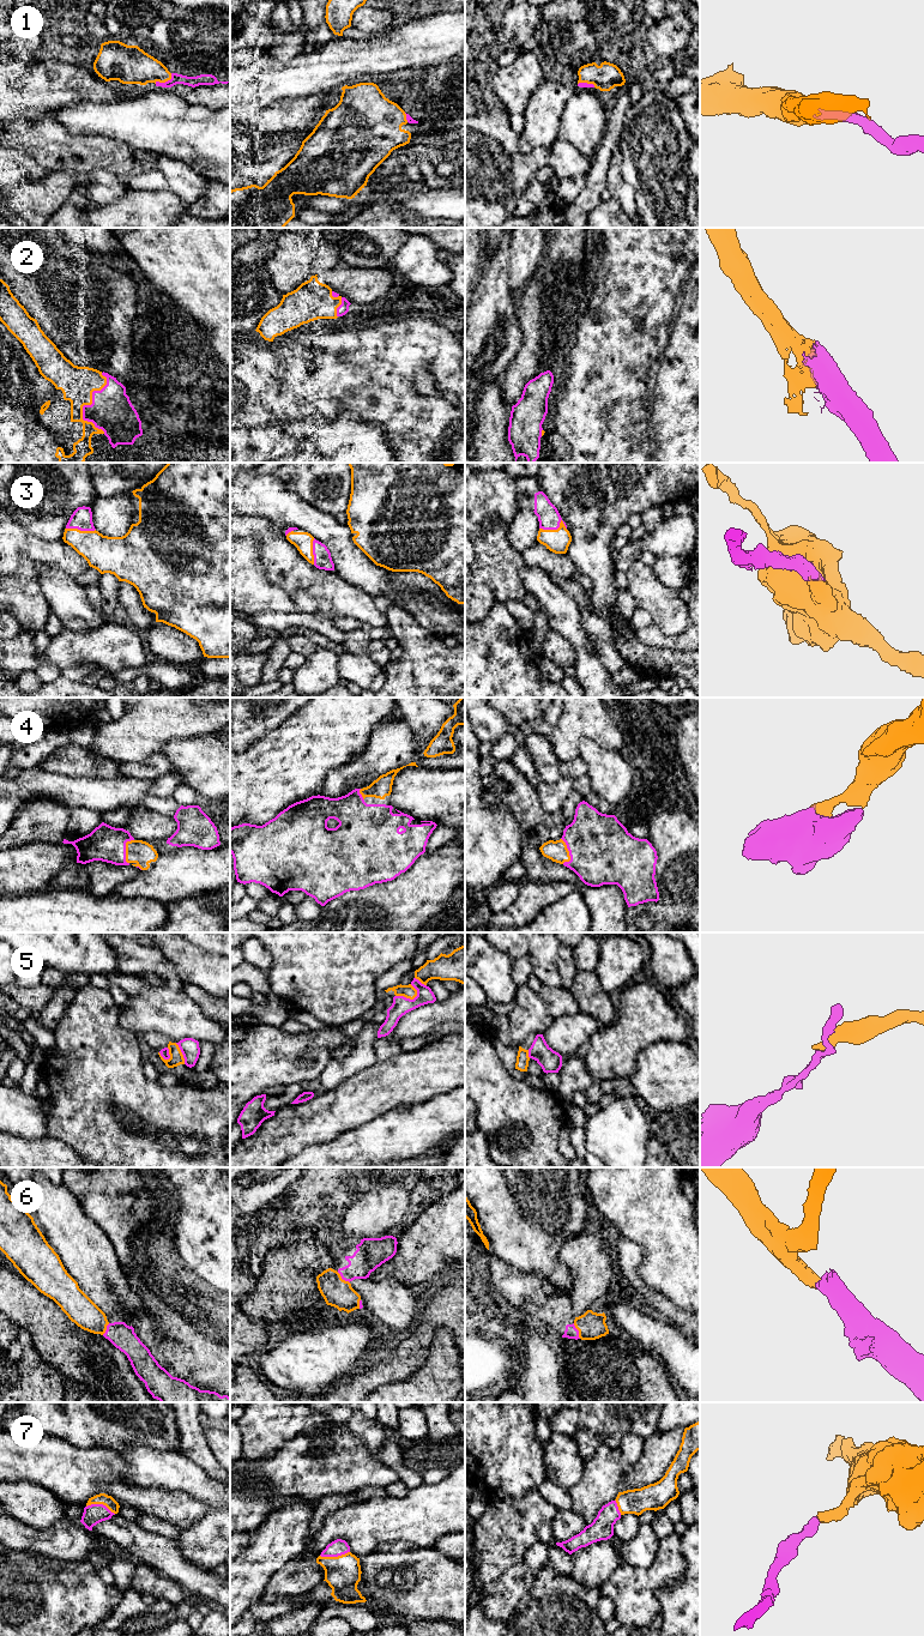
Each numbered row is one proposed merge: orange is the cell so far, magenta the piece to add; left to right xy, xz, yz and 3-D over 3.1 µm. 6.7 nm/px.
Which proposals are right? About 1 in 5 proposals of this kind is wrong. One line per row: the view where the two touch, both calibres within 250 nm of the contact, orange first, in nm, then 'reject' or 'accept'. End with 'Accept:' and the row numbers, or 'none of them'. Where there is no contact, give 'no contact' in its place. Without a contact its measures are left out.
1: meets orange in xy; 240 nm thick on the orange side, 70 nm on the other; accept
2: meets orange in xy; 220 nm thick on the orange side, 280 nm on the other; accept
3: meets orange in yz; 160 nm thick on the orange side, 150 nm on the other; accept
4: meets orange in xy; 160 nm thick on the orange side, 240 nm on the other; accept
5: meets orange in xz; 90 nm thick on the orange side, 120 nm on the other; reject
6: meets orange in yz; 190 nm thick on the orange side, 90 nm on the other; accept
7: meets orange in xz; 240 nm thick on the orange side, 110 nm on the other; accept
Accept: 1, 2, 3, 4, 6, 7

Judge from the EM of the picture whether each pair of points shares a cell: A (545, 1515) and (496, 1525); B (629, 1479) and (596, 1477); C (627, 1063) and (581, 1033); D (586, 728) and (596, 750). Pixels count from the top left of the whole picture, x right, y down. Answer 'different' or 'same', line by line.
A: same
B: different
C: different
D: different

